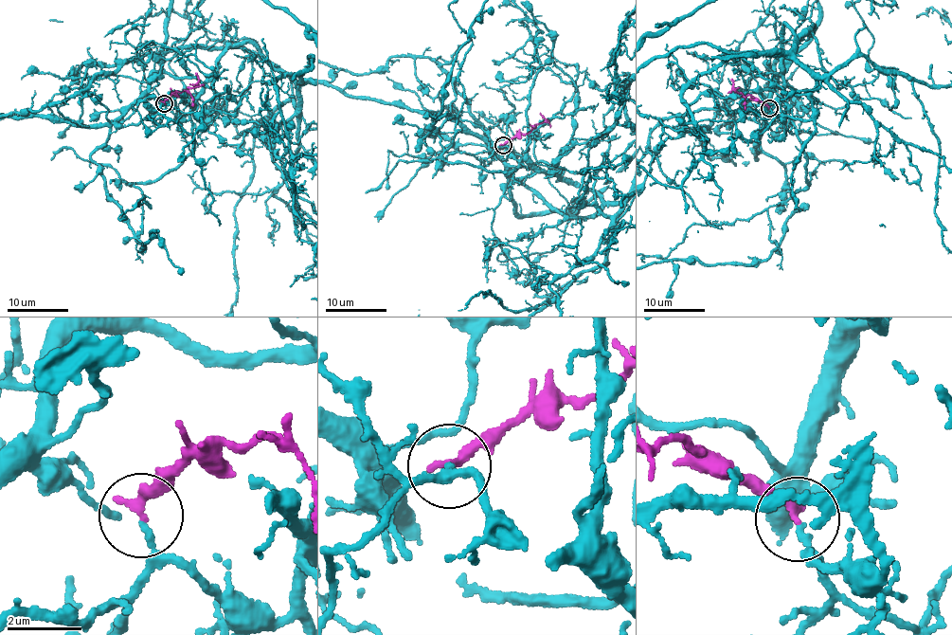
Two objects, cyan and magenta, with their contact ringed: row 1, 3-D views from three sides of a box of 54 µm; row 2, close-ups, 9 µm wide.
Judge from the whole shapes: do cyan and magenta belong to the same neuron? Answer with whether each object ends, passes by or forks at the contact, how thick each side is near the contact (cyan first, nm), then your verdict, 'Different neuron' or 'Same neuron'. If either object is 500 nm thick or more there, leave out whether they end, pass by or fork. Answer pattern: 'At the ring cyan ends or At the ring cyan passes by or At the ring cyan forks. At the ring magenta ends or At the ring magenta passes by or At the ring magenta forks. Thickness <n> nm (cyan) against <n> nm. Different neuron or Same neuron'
At the ring cyan ends. At the ring magenta ends. Thickness 140 nm (cyan) against 320 nm. Different neuron

